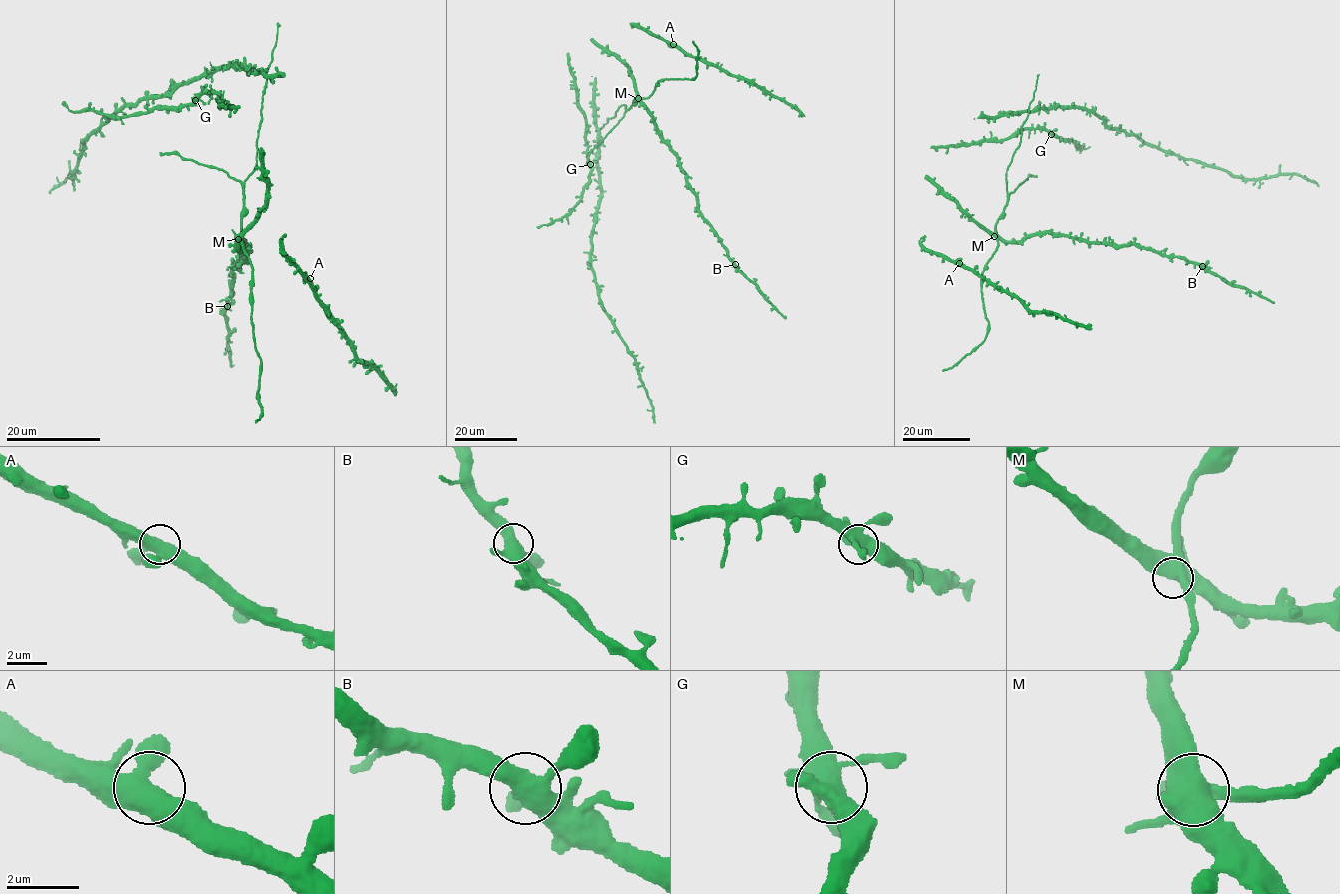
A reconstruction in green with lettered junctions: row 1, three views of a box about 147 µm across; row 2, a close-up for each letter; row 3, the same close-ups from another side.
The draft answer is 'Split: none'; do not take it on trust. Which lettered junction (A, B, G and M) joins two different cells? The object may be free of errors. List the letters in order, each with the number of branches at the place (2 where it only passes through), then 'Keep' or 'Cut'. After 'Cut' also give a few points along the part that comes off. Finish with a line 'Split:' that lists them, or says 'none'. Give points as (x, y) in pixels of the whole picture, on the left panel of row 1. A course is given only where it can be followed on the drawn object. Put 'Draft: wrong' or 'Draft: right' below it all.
A: Branches: 4. Keep
B: Branches: 4. Keep
G: Branches: 4. Keep
M: Branches: 4. Keep
Split: none
Draft: right

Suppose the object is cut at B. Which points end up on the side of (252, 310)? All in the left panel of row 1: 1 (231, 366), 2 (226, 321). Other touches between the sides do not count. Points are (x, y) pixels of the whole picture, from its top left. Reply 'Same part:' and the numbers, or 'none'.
Same part: none

